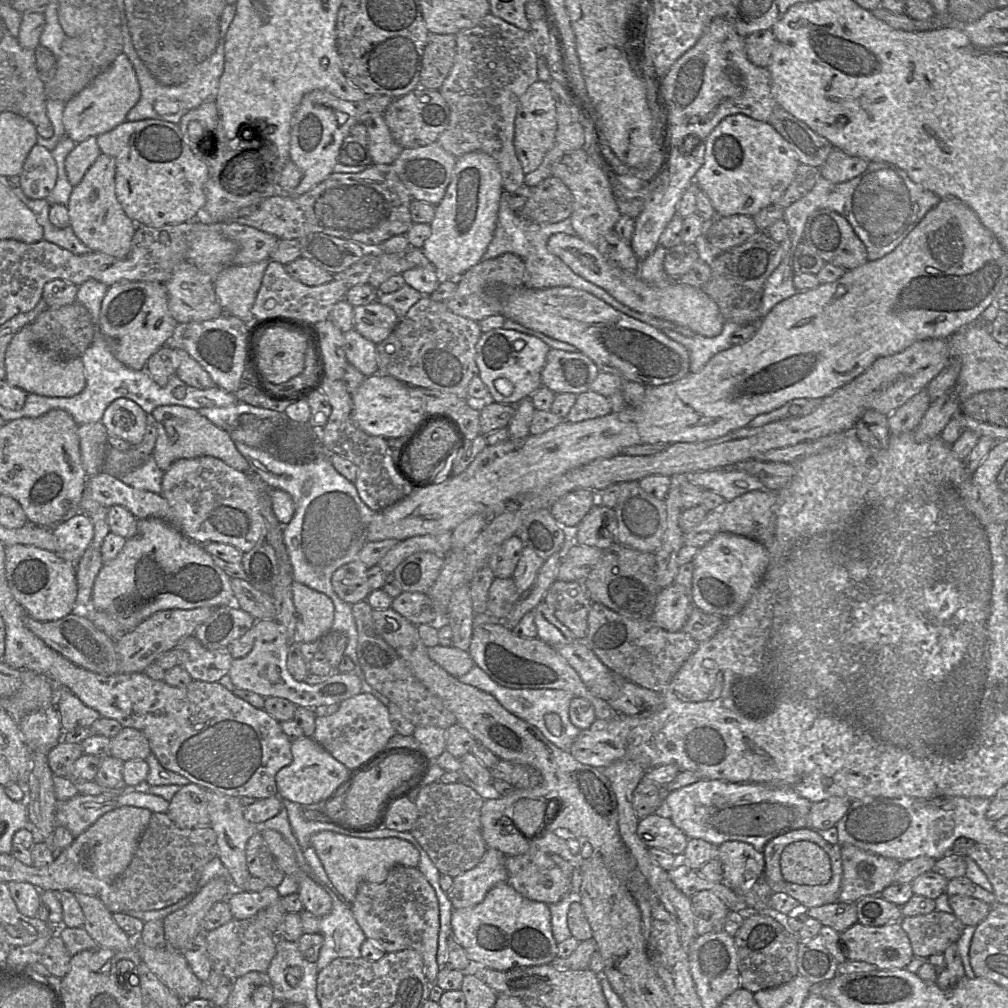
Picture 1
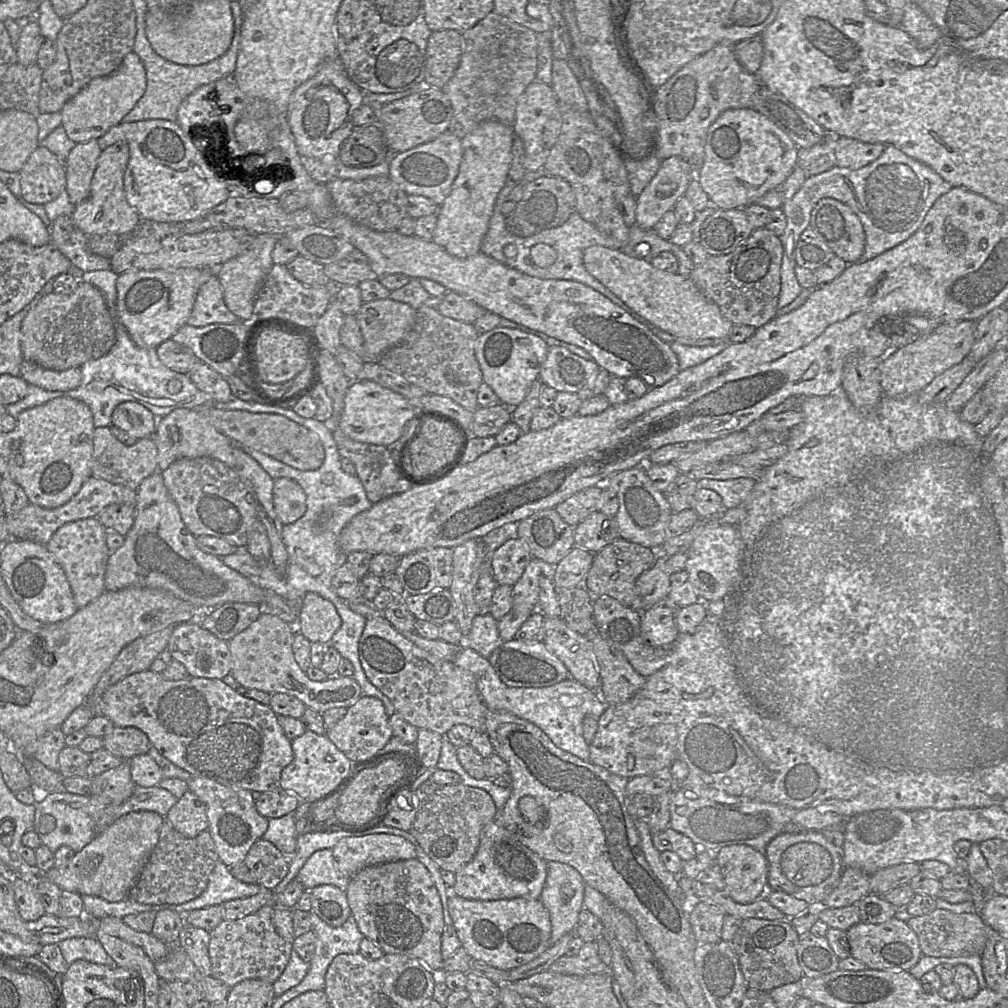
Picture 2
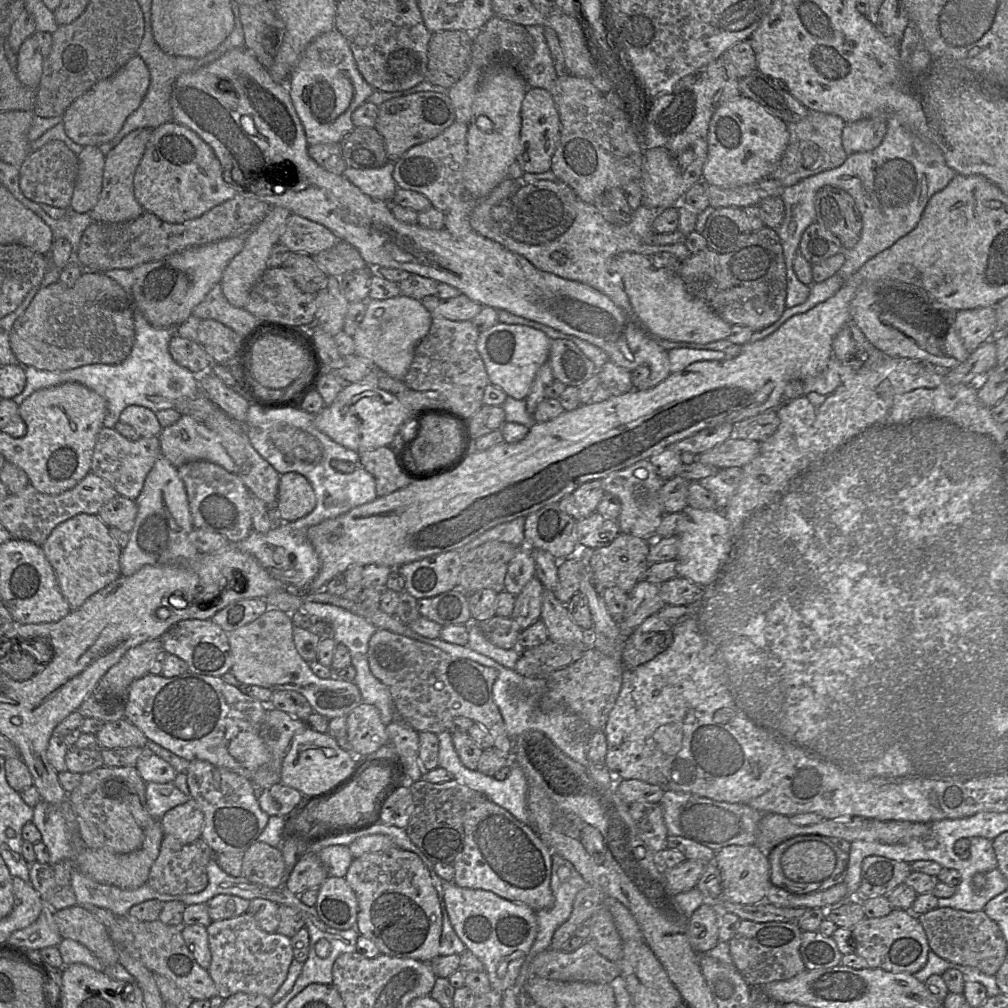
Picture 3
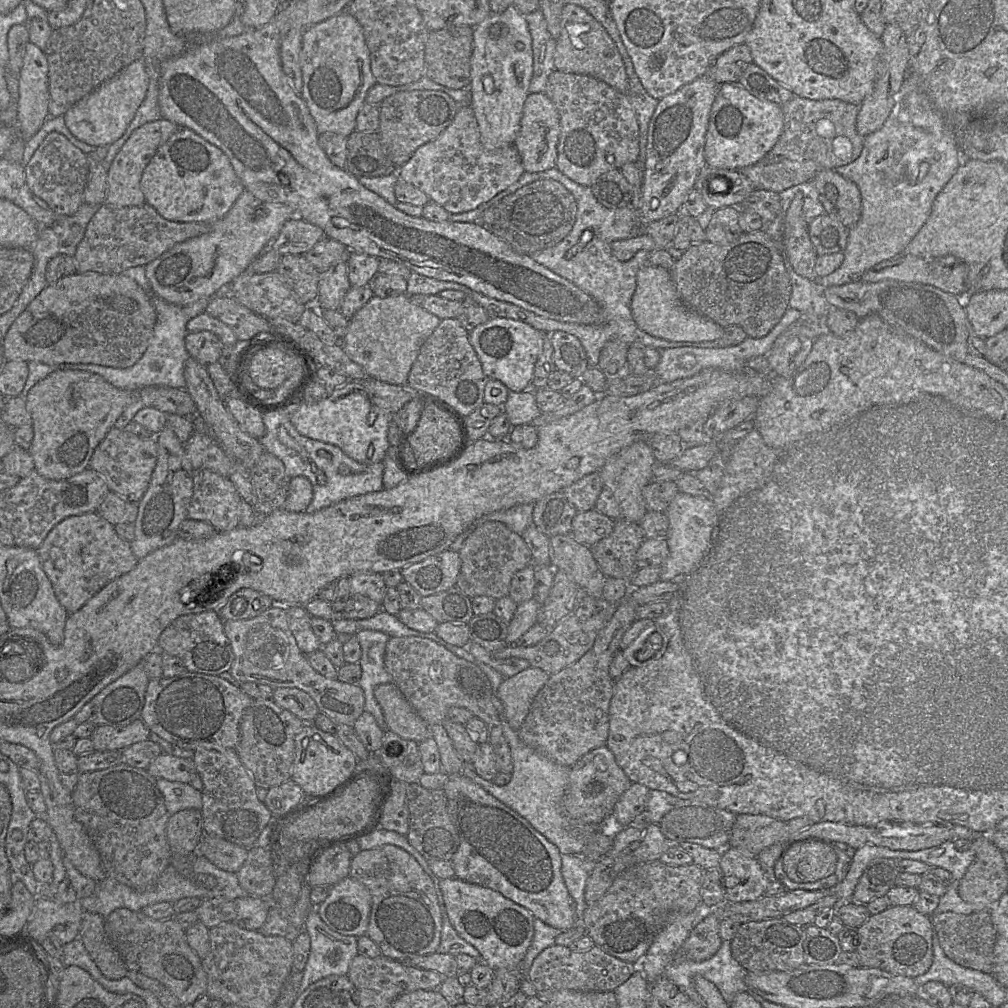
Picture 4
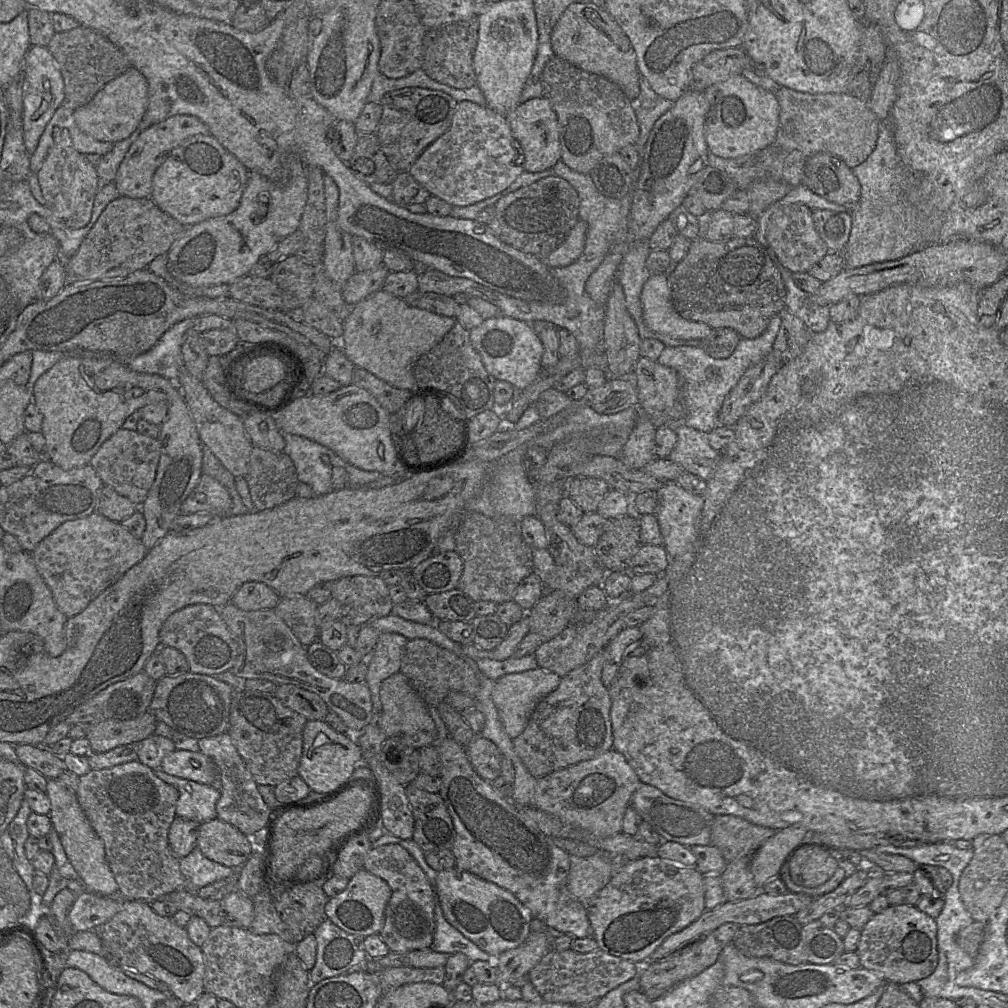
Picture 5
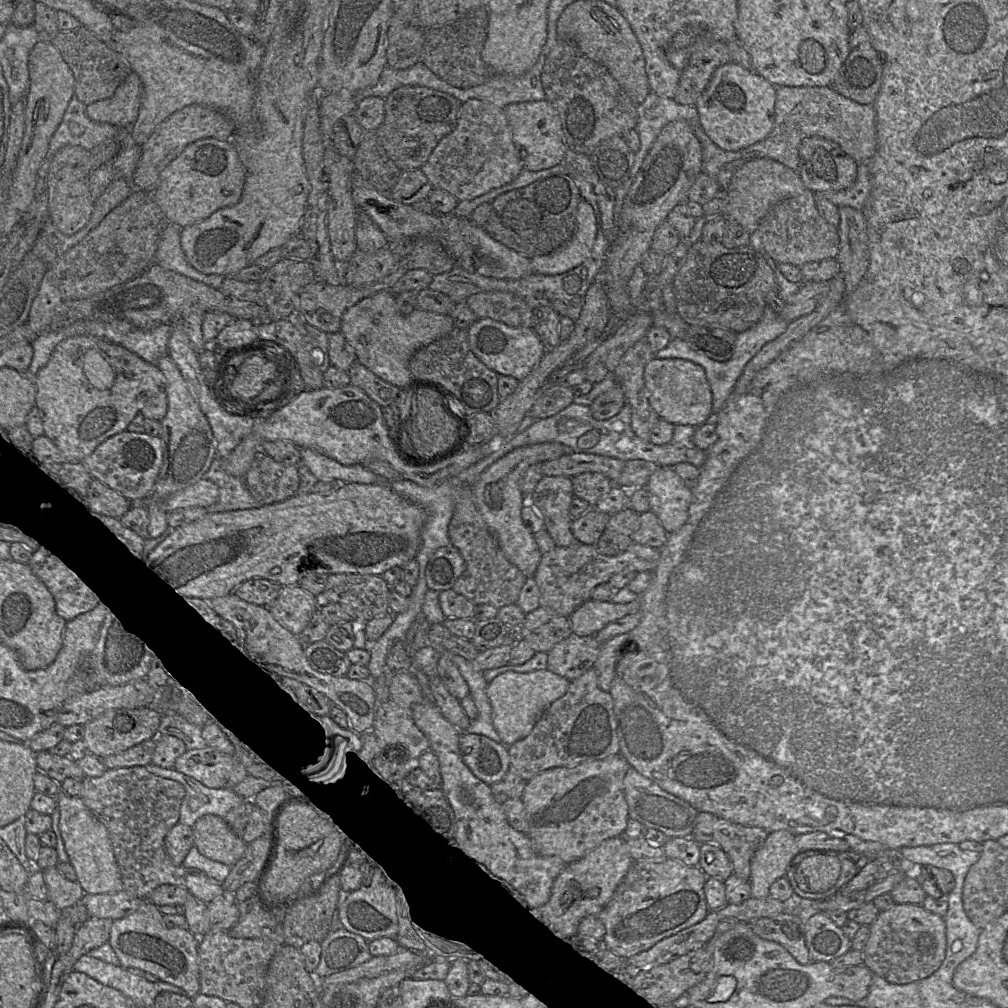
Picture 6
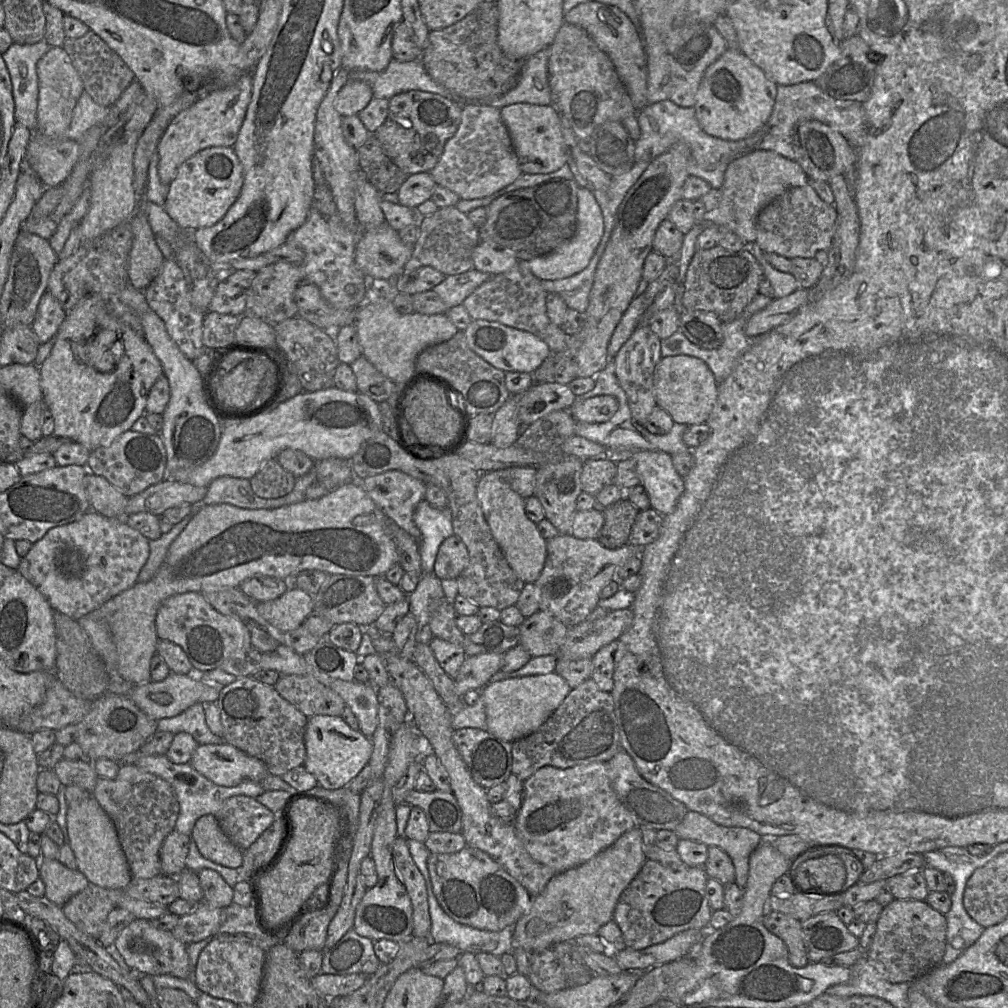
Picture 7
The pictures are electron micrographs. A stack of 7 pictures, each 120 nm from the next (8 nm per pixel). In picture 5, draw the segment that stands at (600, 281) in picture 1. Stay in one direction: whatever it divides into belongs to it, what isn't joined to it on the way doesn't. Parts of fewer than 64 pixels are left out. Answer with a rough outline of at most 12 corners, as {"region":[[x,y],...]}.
{"region":[[668,275],[641,291],[643,320],[675,339],[703,340],[713,329],[674,308]]}

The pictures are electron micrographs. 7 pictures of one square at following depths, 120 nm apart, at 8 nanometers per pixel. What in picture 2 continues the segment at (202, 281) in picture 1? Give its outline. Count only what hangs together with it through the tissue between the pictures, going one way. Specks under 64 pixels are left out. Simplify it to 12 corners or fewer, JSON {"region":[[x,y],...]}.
{"region":[[213,274],[200,287],[187,324],[239,321]]}

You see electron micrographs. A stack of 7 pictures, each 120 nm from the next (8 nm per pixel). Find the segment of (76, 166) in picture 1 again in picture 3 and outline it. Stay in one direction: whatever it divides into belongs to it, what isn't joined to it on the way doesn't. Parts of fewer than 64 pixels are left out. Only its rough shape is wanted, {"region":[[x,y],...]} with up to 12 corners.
{"region":[[85,146],[69,208],[89,213],[101,192],[105,156]]}

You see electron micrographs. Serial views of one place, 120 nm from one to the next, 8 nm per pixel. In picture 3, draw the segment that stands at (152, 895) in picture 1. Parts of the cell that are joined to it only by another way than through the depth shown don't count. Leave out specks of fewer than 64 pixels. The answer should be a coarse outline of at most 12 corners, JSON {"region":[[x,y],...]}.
{"region":[[164,835],[146,884],[193,894],[208,884],[214,853],[200,837]]}

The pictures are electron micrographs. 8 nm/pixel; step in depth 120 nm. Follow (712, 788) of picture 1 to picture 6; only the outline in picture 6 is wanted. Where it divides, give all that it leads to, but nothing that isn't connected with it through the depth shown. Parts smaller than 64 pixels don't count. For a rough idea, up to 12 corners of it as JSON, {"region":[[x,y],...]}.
{"region":[[632,766],[629,818],[668,838],[692,835],[699,811]]}

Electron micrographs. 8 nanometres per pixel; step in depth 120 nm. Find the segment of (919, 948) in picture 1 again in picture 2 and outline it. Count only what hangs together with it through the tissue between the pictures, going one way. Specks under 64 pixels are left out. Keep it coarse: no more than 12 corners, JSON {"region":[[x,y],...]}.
{"region":[[936,908],[906,917],[923,956],[982,954],[980,913]]}

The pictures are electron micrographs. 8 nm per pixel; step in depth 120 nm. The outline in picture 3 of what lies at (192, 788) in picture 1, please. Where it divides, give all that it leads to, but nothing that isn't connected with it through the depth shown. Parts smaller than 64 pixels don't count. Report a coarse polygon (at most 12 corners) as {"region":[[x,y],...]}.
{"region":[[193,799],[161,818],[164,835],[180,843],[201,837],[204,814]]}

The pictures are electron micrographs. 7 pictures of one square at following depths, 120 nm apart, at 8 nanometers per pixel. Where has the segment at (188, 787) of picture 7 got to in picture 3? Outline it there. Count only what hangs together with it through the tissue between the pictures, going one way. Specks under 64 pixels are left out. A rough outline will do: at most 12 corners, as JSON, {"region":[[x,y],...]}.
{"region":[[173,782],[146,783],[147,809],[157,820],[190,798]]}

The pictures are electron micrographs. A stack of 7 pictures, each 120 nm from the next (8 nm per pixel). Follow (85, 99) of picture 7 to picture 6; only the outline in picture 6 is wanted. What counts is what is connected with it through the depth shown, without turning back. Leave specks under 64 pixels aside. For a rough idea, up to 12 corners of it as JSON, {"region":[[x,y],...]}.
{"region":[[72,97],[51,137],[49,161],[59,149],[91,150],[126,130],[91,120],[87,105]]}

